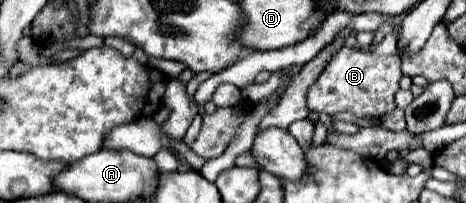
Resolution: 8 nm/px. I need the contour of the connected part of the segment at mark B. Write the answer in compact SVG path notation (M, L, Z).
M393 33L385 35L383 41L371 45L369 49L343 47L325 67L317 83L309 87L307 107L309 111L327 113L327 115L349 111L349 113L355 113L357 117L379 119L383 113L389 113L397 107L395 93L399 89L401 75L403 75L401 55L397 49L397 35Z

